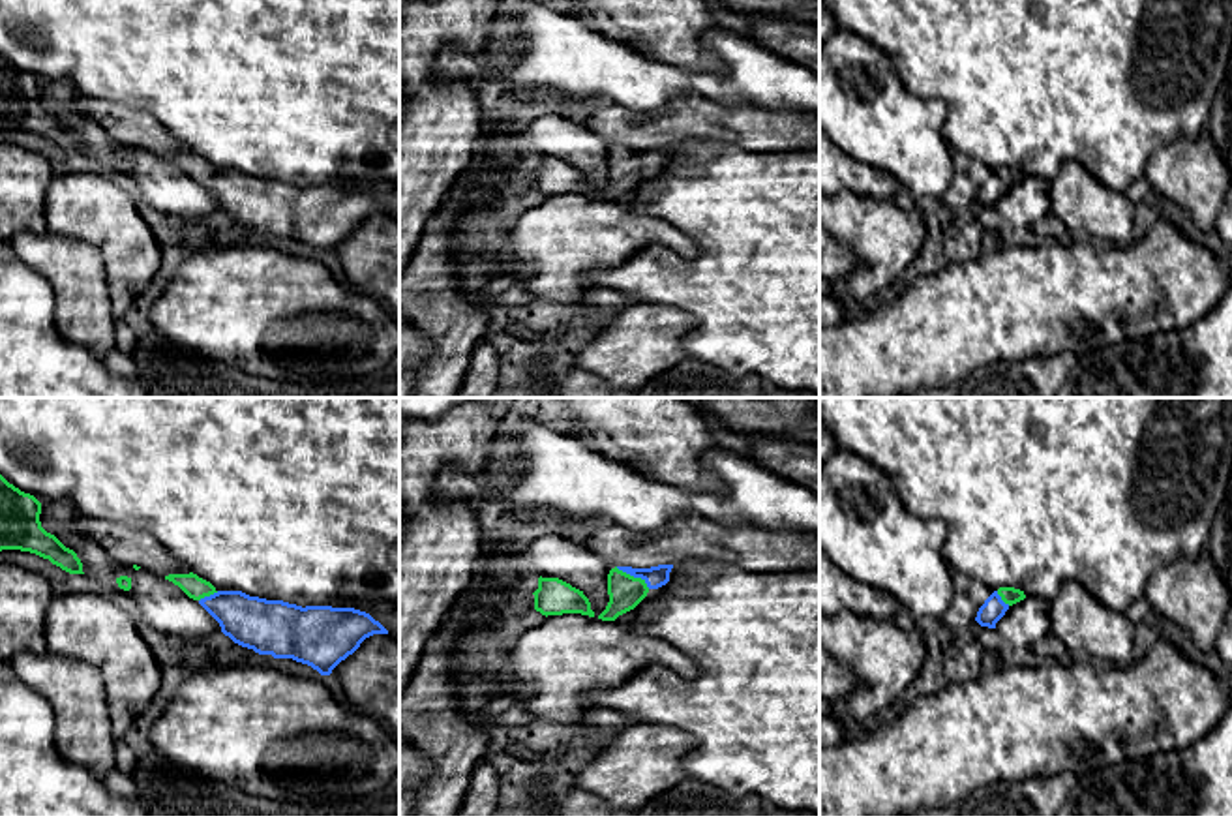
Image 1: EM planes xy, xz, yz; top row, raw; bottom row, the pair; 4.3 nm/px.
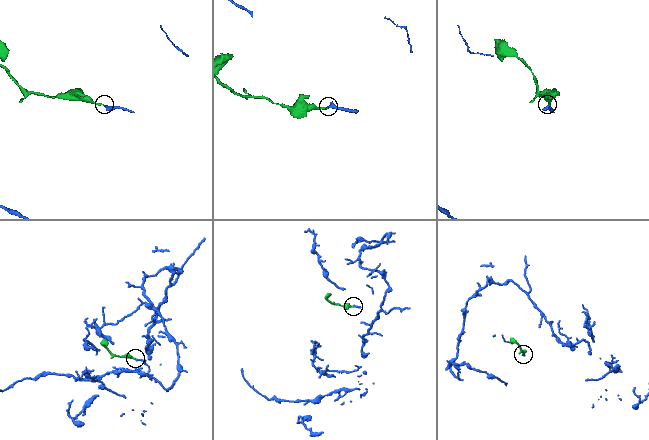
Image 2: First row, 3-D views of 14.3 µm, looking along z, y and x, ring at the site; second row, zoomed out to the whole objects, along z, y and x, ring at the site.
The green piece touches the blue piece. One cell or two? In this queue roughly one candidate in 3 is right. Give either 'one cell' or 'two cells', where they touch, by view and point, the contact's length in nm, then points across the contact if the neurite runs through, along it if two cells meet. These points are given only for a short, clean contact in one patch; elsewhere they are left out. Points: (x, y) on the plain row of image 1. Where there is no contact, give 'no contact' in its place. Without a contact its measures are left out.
one cell; meets green in xz at (632, 156); contact 180 nm long; runs through xz (625, 171), (632, 156), (655, 156)

